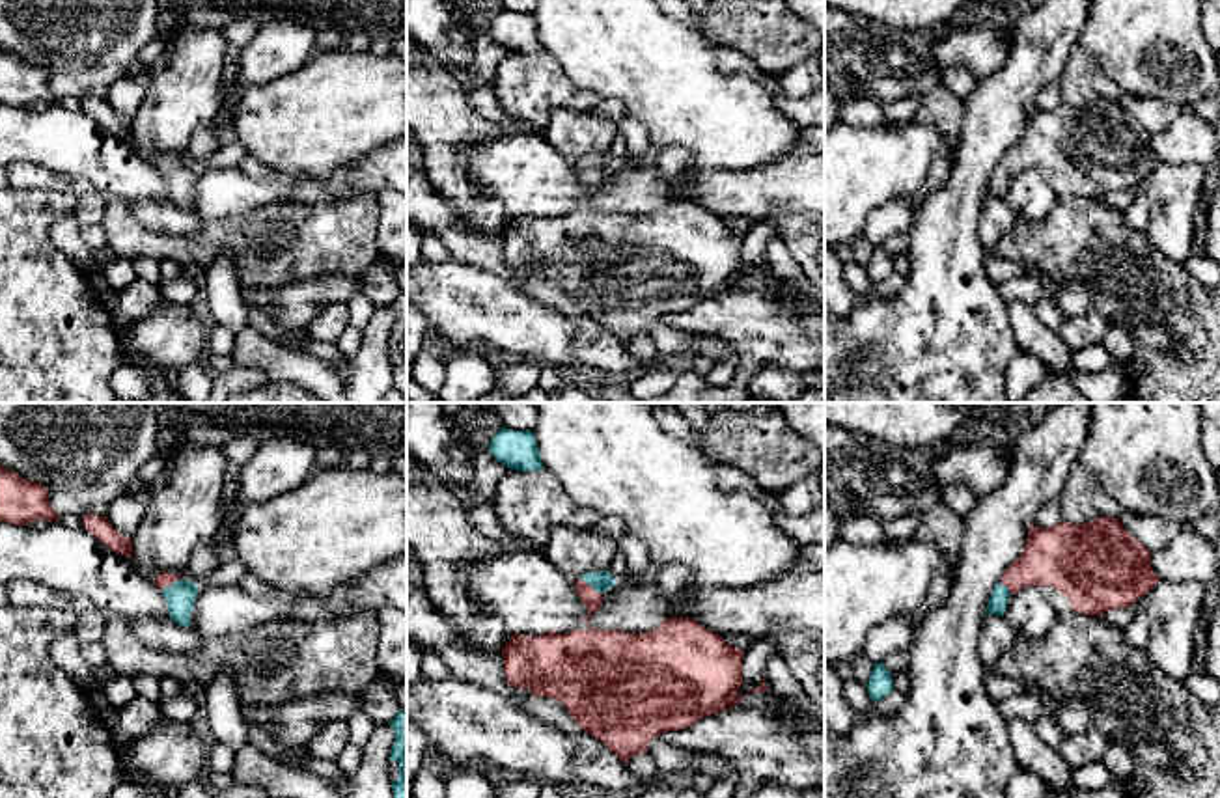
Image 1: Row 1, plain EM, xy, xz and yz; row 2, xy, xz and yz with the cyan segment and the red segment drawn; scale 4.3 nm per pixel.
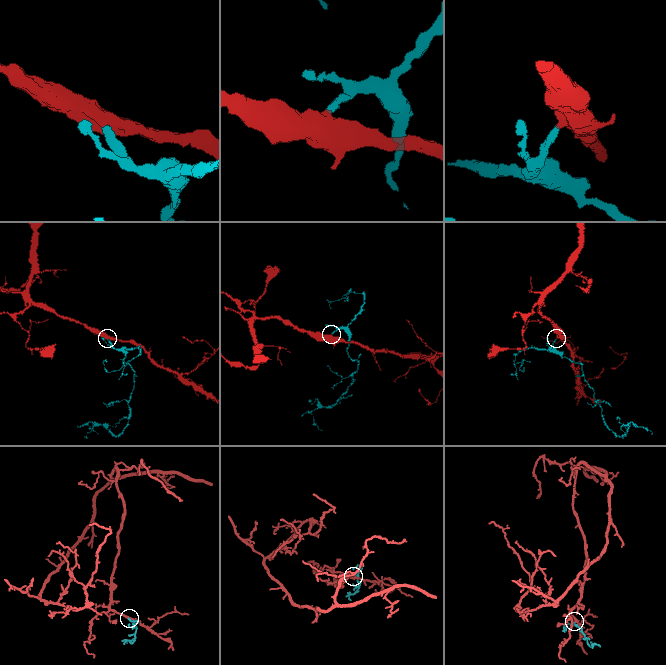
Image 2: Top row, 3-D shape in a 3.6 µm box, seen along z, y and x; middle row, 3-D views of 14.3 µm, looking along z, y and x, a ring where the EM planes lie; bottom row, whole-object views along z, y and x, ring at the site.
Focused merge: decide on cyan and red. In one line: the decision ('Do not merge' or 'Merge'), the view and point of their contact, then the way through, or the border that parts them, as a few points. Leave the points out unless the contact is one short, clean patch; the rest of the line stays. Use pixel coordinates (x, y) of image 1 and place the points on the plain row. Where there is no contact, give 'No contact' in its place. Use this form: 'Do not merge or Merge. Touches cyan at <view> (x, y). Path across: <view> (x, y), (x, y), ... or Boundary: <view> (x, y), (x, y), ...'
Merge. Touches cyan at xy (174, 165). Path across: xy (180, 179), (174, 165), (163, 163)

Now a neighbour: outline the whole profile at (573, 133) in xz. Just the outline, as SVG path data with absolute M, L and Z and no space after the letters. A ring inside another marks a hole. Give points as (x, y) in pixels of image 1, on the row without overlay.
M558 108L541 134L560 157L578 162L586 155L608 153L619 127L595 112Z

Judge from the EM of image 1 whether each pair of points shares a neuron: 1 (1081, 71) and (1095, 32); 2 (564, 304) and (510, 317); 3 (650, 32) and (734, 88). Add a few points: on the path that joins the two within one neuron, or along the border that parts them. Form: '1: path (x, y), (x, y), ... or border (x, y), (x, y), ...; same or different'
1: border (1079, 43), (1118, 84); different
2: border (515, 286), (569, 323), (573, 347); different
3: path (670, 53), (706, 88), (713, 88); same

